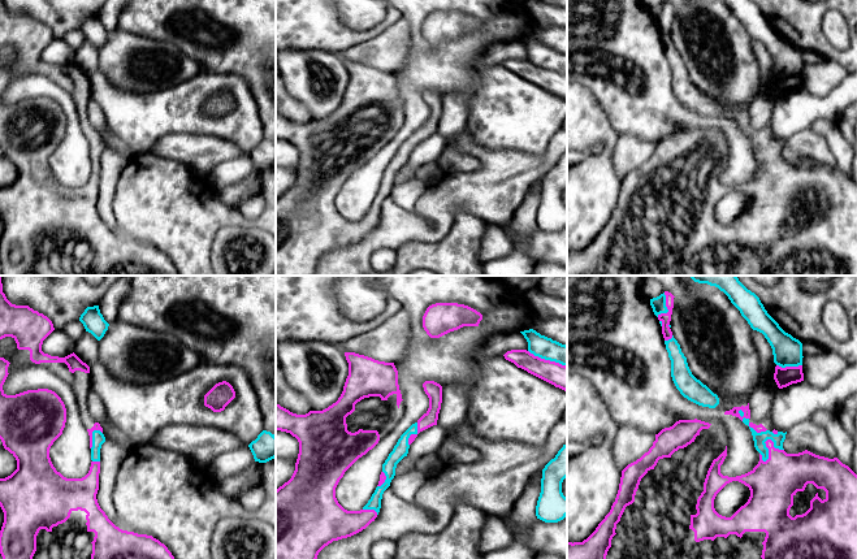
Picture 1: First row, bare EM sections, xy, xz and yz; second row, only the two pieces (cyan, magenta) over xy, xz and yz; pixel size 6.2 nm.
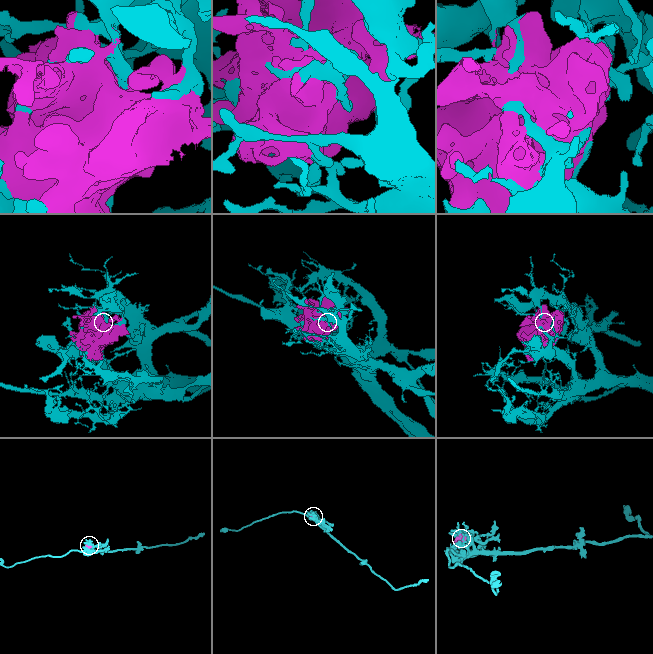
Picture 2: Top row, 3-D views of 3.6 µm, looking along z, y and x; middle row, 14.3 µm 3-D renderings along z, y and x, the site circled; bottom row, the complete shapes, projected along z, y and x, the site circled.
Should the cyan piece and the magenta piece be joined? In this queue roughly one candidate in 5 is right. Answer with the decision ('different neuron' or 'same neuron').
different neuron

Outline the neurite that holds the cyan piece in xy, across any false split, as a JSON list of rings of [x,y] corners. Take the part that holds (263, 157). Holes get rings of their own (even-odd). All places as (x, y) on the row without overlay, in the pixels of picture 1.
[[[263,139],[248,156],[255,170],[267,172],[276,166],[276,144],[270,140]]]

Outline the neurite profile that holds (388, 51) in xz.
[[[401,17],[373,39],[365,40],[337,53],[343,61],[355,61],[378,70],[397,72],[411,52],[408,22]]]

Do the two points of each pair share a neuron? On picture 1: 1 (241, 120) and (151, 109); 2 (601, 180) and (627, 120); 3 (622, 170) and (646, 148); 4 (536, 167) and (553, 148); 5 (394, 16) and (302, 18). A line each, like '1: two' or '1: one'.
1: one
2: two
3: one
4: one
5: one

